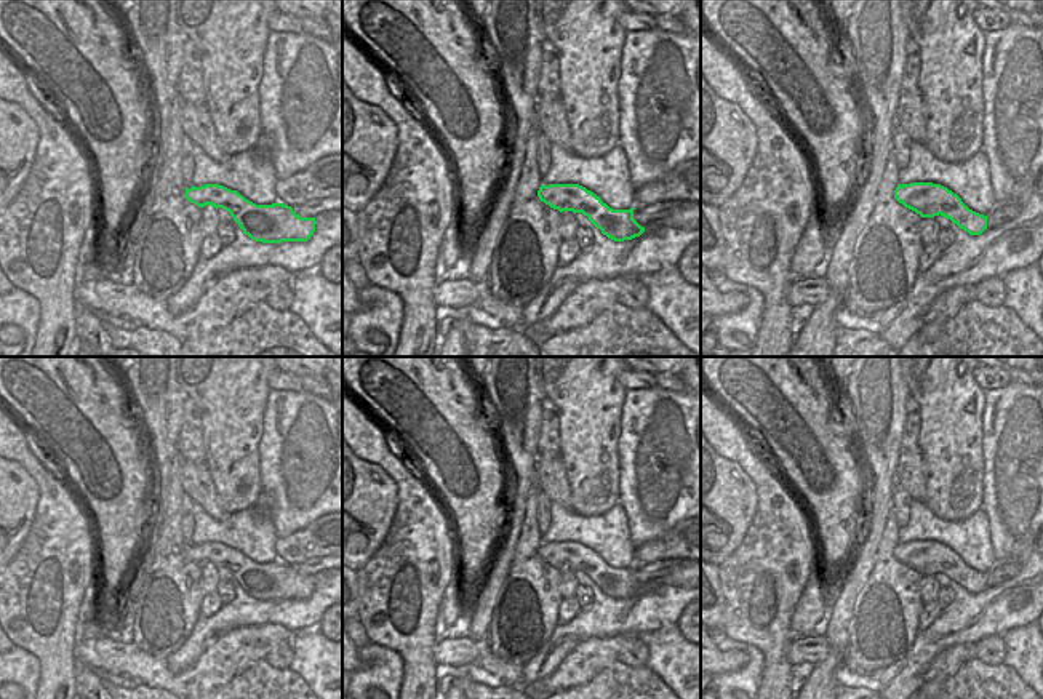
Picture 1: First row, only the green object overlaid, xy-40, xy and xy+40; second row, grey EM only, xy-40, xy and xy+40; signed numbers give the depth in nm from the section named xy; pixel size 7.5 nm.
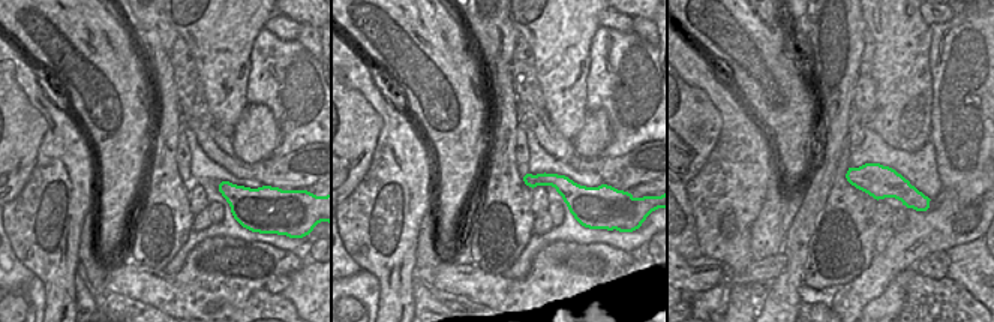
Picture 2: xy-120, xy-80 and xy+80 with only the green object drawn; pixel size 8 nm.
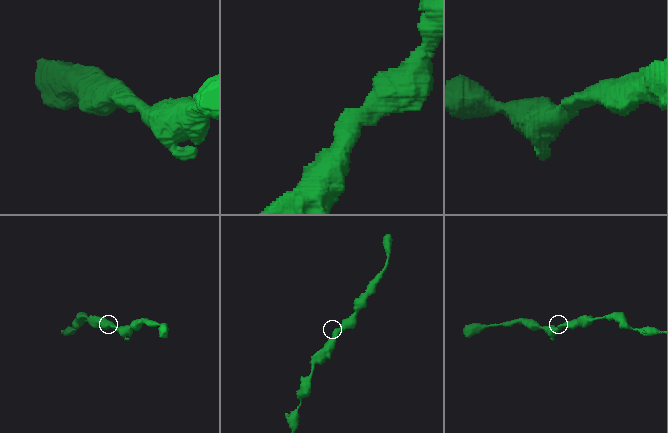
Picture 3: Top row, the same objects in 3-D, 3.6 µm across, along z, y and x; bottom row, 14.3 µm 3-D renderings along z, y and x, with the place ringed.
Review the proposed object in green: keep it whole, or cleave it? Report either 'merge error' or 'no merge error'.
no merge error

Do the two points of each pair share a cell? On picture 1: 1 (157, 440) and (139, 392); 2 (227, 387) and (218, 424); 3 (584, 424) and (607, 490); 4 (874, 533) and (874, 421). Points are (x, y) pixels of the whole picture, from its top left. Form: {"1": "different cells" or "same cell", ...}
{"1": "same cell", "2": "same cell", "3": "same cell", "4": "same cell"}

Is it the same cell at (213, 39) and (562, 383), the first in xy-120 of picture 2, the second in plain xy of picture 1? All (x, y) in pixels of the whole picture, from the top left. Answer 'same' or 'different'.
same

